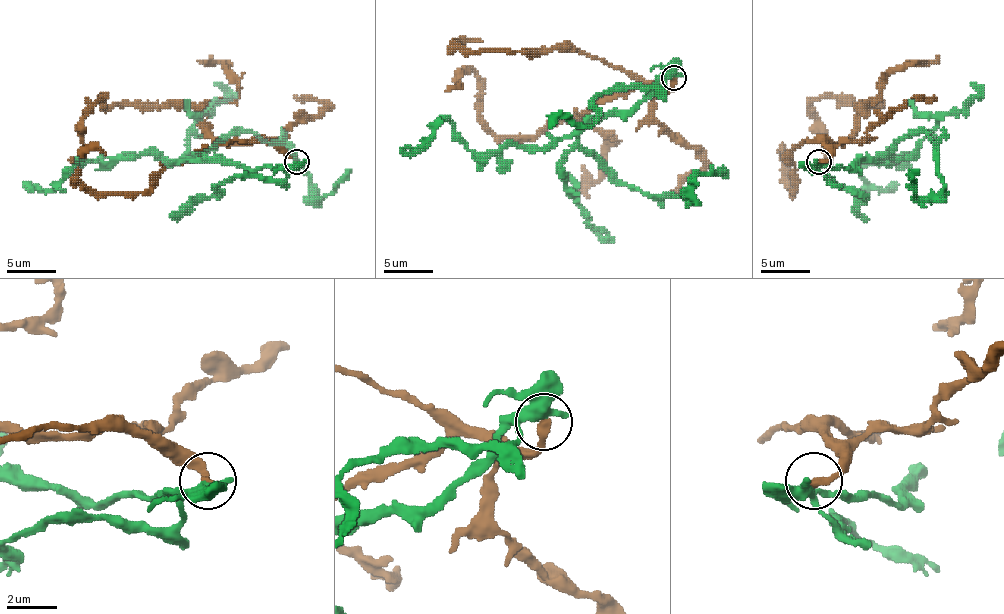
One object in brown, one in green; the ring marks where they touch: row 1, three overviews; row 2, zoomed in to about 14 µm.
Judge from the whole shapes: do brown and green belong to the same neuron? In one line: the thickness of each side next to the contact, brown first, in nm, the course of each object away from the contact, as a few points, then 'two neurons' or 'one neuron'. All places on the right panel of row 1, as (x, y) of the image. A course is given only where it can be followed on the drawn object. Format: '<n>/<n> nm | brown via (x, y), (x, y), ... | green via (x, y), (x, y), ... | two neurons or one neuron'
340/440 nm | brown via (819, 162), (829, 157), (824, 140), (844, 142), (854, 132), (854, 115), (876, 105), (812, 103), (832, 160) | green via (817, 162), (852, 170), (899, 140), (926, 132), (936, 142), (943, 184), (924, 199), (916, 197), (919, 170) | two neurons

